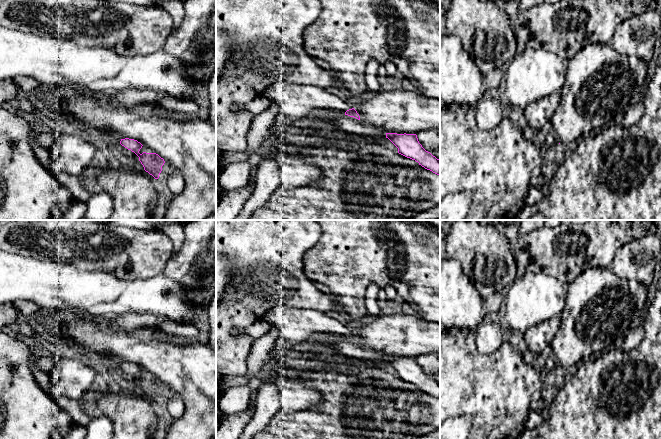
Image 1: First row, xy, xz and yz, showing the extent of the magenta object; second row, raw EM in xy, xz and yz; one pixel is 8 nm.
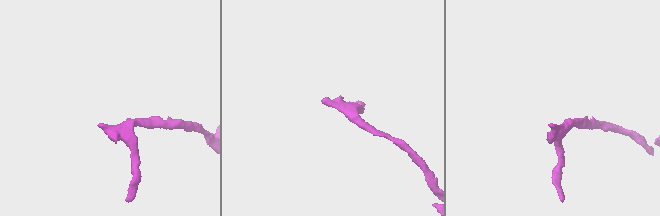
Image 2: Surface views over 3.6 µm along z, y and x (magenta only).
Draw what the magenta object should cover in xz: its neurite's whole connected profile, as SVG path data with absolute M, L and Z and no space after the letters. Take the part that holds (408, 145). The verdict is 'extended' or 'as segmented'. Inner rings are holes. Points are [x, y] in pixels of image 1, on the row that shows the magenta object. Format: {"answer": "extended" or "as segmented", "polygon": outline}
{"answer": "as segmented", "polygon": "M386 133L386 138L398 148L399 154L415 160L425 169L440 175L440 160L422 147L416 134Z"}

